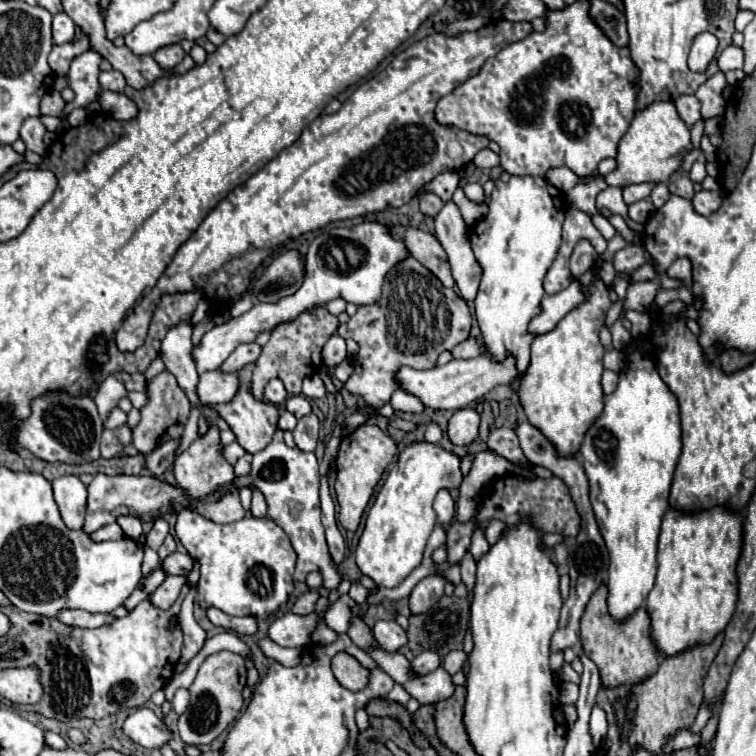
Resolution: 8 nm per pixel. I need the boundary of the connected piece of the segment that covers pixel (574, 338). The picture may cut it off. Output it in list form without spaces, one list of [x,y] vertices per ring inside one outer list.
[[[594,270],[582,274],[580,280],[588,286],[588,300],[562,318],[552,332],[534,338],[530,366],[522,374],[518,386],[518,398],[526,418],[552,442],[558,458],[572,458],[578,454],[588,426],[600,416],[604,396],[600,386],[604,348],[598,332],[604,326],[612,302],[608,288]]]

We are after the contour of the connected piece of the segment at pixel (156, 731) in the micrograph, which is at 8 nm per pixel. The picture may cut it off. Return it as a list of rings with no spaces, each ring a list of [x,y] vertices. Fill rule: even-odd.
[[[140,708],[126,718],[124,734],[150,750],[162,748],[172,740],[172,732],[164,724],[164,720],[148,708]]]

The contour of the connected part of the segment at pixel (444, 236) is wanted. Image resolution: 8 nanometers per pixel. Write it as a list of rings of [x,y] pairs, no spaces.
[[[446,202],[436,216],[436,238],[448,254],[456,286],[464,300],[474,300],[482,270],[468,242],[468,226],[454,202]]]

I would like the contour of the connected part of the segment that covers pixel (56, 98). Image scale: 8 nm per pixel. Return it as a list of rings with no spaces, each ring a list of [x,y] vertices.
[[[46,94],[40,102],[40,112],[48,114],[48,116],[60,116],[64,106],[66,106],[66,102],[62,100],[60,94]]]

